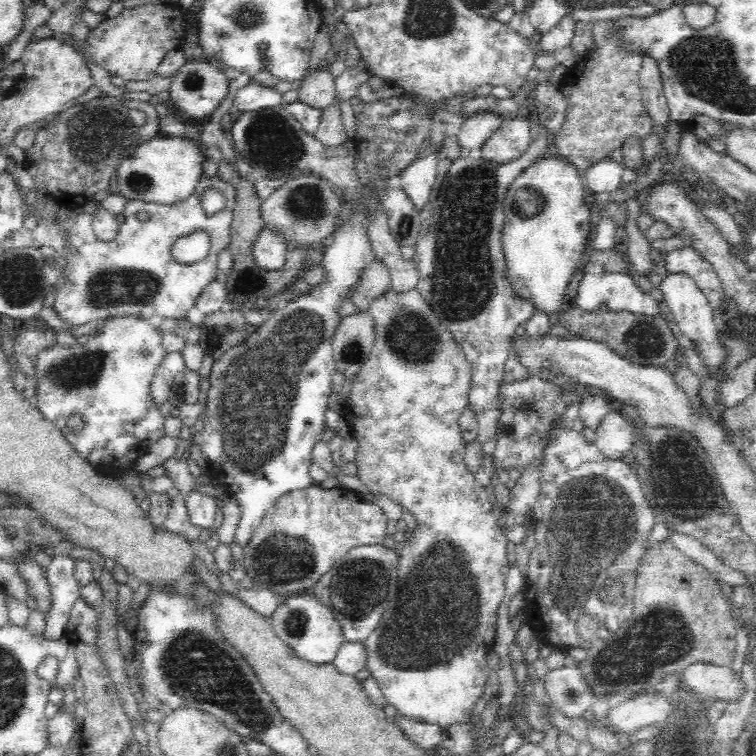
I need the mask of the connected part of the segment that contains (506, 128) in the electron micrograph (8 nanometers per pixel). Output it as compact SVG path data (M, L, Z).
M517 116L508 122L503 121L482 146L481 158L496 163L508 163L520 158L532 142L531 122L524 118L525 116Z

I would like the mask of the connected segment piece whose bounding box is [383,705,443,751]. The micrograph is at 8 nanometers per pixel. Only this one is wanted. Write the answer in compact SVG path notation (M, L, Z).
M389 705L384 708L386 717L393 721L412 742L426 751L436 751L441 740L442 728L436 724L425 722L414 722L410 718L404 717L396 708Z

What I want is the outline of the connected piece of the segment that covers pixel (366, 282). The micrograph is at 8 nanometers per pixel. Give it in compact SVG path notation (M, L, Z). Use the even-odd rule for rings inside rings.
M378 259L367 263L354 286L348 288L343 301L351 302L359 311L367 310L370 302L391 286L388 269Z

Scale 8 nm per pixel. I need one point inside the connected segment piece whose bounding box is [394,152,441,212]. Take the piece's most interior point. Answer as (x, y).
(417, 180)

